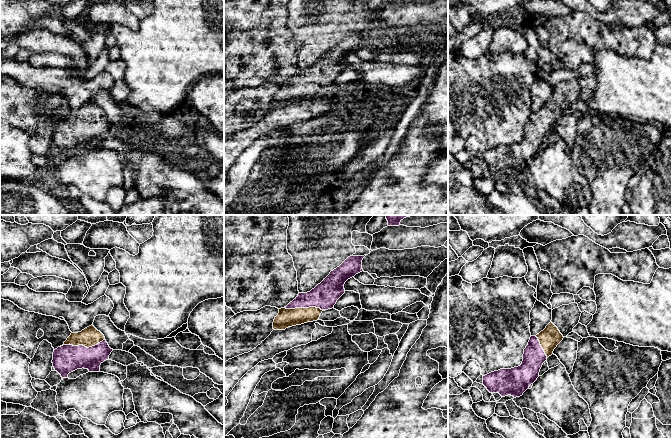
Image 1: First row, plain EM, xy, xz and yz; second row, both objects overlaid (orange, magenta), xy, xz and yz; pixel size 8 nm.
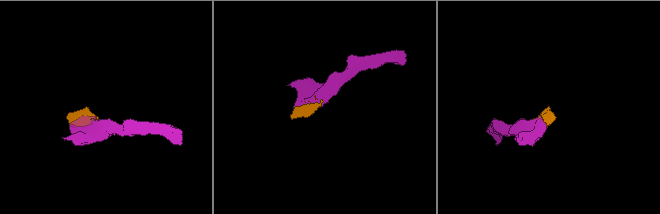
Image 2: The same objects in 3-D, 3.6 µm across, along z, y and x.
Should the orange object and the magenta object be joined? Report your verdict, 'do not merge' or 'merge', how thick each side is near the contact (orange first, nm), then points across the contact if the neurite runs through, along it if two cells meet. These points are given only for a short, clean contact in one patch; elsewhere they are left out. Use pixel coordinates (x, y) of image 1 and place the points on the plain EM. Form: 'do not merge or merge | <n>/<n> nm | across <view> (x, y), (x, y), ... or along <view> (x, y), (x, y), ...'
merge | 160/220 nm

